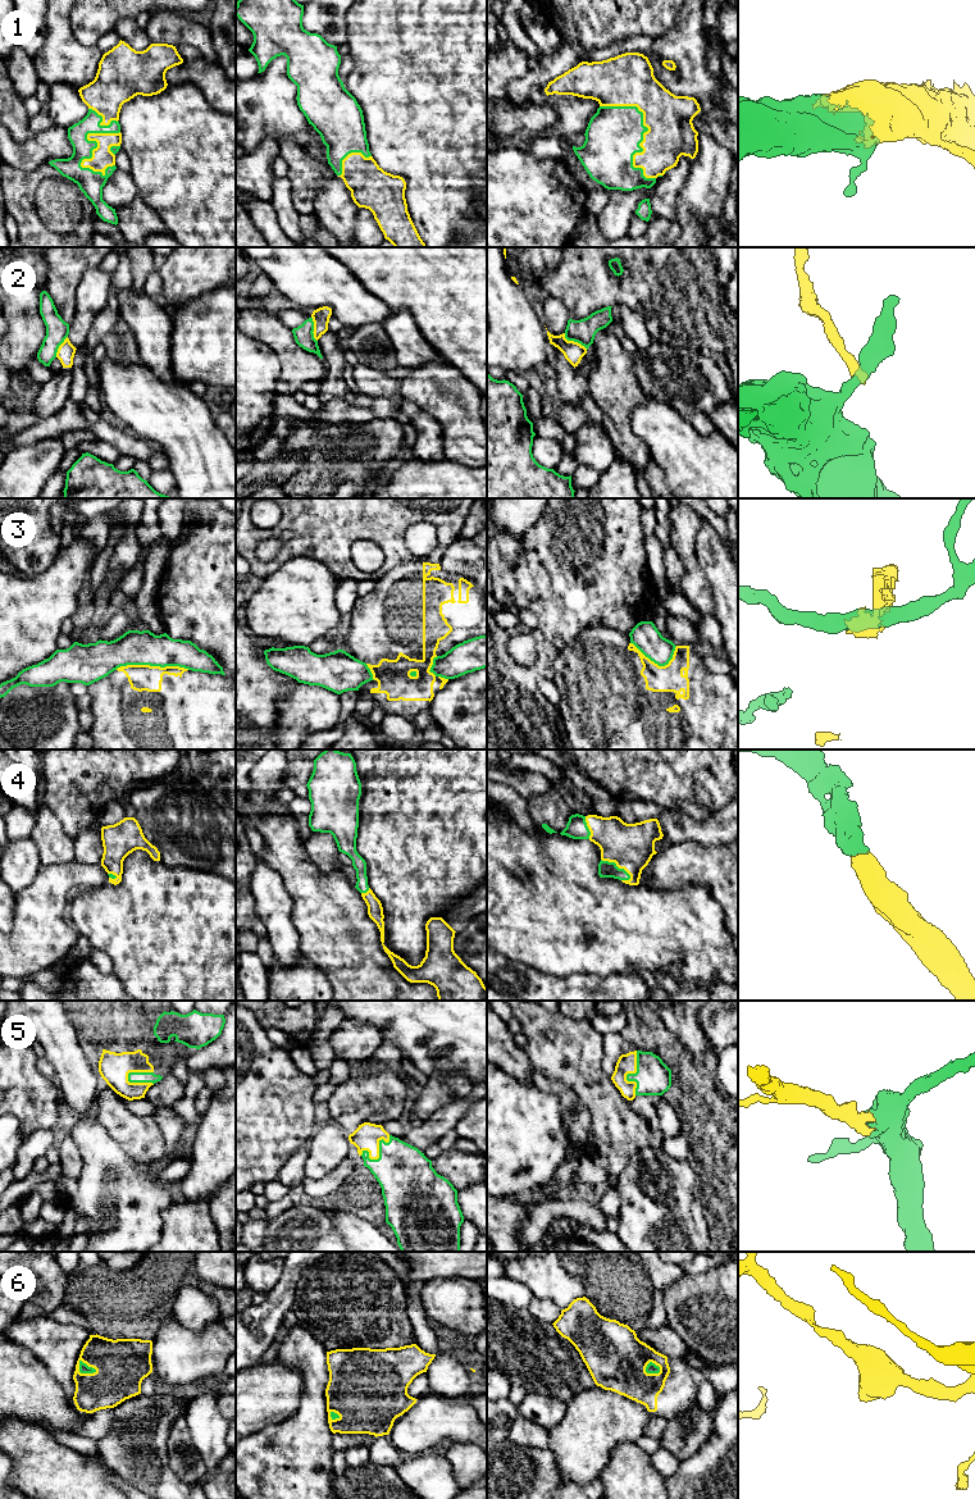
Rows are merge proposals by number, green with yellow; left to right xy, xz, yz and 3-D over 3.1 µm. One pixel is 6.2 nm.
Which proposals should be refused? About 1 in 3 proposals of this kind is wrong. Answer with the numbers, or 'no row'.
2, 3

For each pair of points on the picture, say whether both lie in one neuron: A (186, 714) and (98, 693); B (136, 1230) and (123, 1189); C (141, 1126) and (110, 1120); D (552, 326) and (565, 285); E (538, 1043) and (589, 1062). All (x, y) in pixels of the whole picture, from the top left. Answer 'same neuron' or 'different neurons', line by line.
A: same neuron
B: same neuron
C: same neuron
D: different neurons
E: same neuron

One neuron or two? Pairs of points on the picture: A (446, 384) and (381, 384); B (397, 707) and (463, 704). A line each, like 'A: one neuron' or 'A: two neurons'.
A: two neurons
B: two neurons

